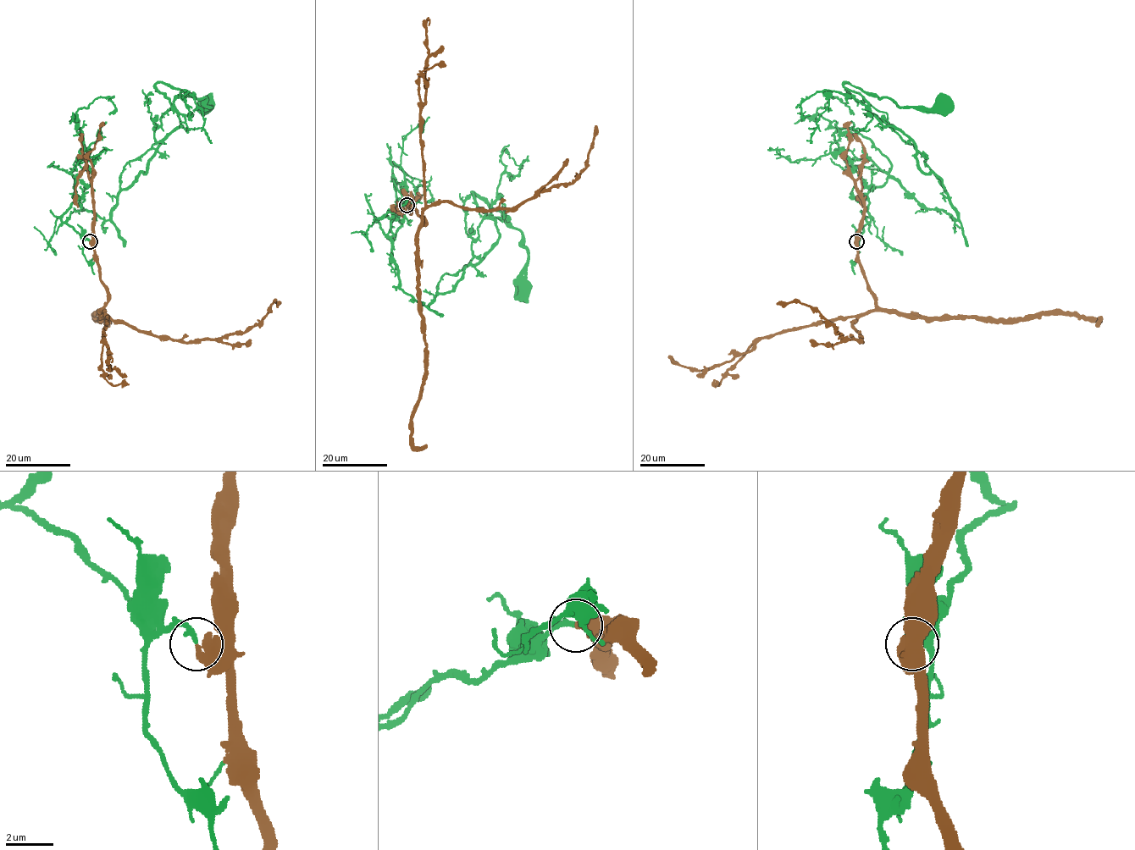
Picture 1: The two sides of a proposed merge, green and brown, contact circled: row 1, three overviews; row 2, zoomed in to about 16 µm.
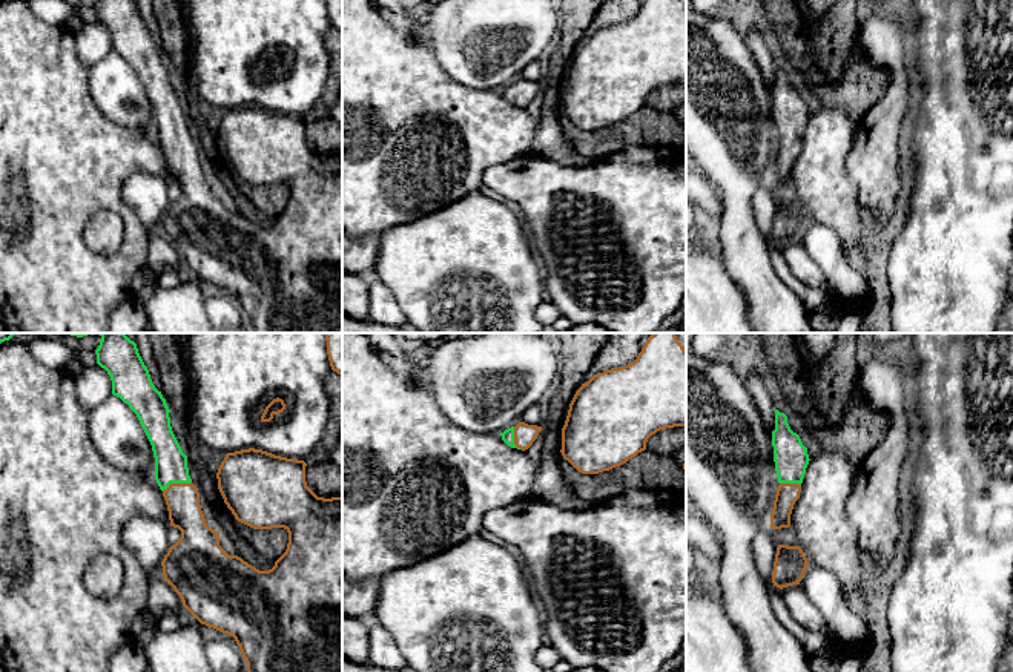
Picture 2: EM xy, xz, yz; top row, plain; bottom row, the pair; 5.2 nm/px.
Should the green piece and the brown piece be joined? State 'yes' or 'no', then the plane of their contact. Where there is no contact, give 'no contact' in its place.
no | xy

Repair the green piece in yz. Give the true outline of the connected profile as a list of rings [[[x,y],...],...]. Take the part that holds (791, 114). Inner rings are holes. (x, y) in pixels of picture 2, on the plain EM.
[[[775,66],[772,87],[774,118],[778,140],[803,140],[809,121],[807,104],[787,80],[787,72]]]

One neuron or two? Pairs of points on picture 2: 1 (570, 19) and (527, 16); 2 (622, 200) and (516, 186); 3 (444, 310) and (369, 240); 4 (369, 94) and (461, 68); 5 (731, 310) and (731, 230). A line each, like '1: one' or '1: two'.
1: two
2: one
3: two
4: two
5: two

